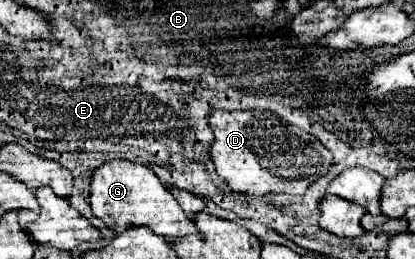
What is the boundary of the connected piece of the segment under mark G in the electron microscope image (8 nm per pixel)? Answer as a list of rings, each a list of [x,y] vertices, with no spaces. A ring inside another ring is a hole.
[[[115,159],[97,167],[91,177],[89,205],[93,215],[99,217],[115,233],[125,231],[125,227],[129,225],[145,225],[161,237],[185,237],[197,233],[193,219],[183,213],[175,197],[157,179],[157,175],[153,175],[149,167],[133,161]]]

